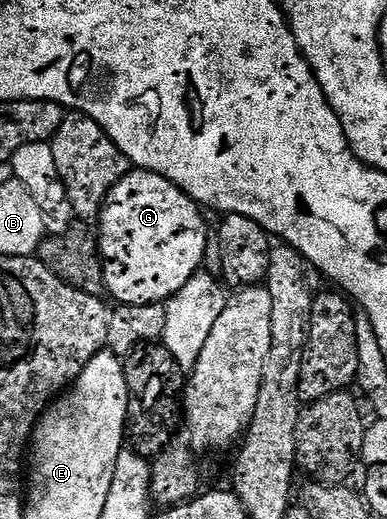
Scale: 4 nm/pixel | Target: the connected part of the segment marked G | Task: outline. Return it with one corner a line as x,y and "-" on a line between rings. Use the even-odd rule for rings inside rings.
130,170
123,179
111,190
111,194
105,200
105,208
101,211
99,221
99,239
101,242
101,258
105,266
105,291
111,297
117,299
118,305
122,304
160,304
168,302
172,296
179,294
187,282
202,271
205,260
205,251
211,248
211,228
205,225
202,209
195,203
185,191
177,184
171,183
167,178
163,178
154,172
144,170

